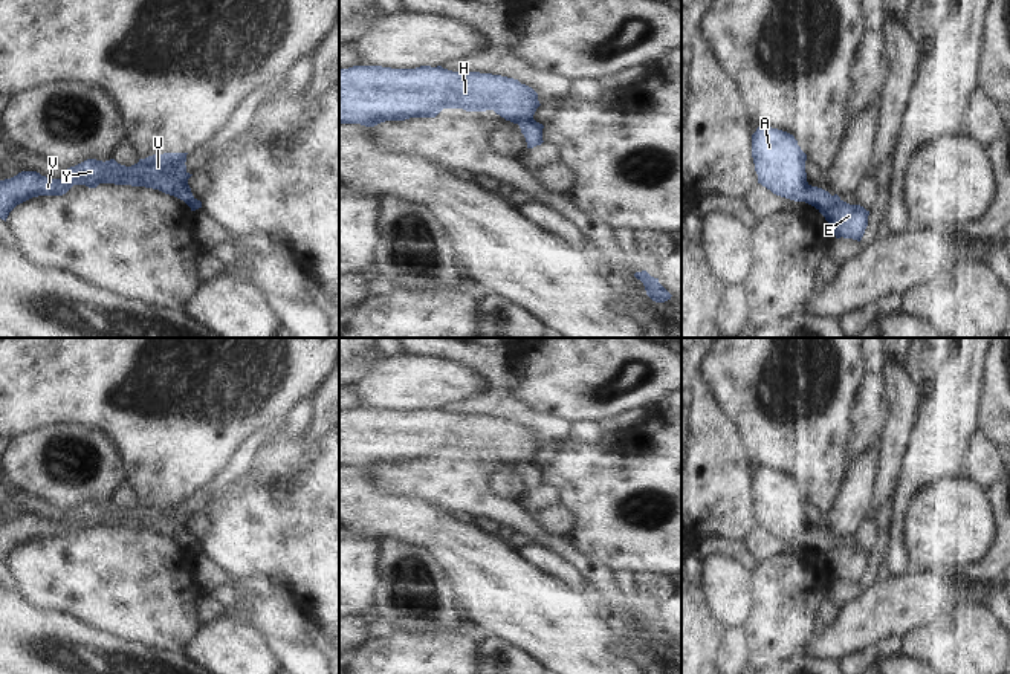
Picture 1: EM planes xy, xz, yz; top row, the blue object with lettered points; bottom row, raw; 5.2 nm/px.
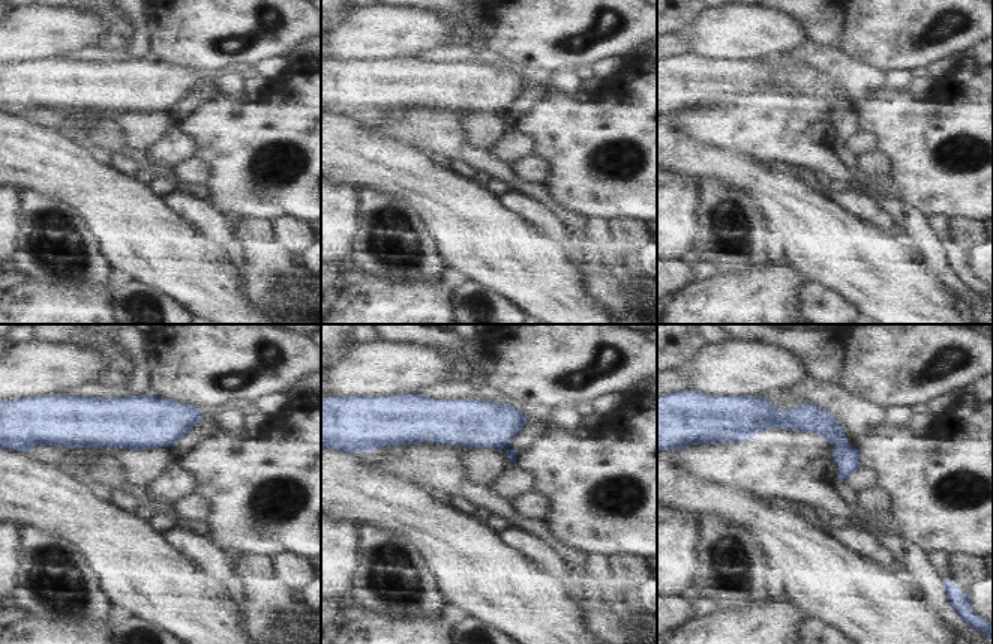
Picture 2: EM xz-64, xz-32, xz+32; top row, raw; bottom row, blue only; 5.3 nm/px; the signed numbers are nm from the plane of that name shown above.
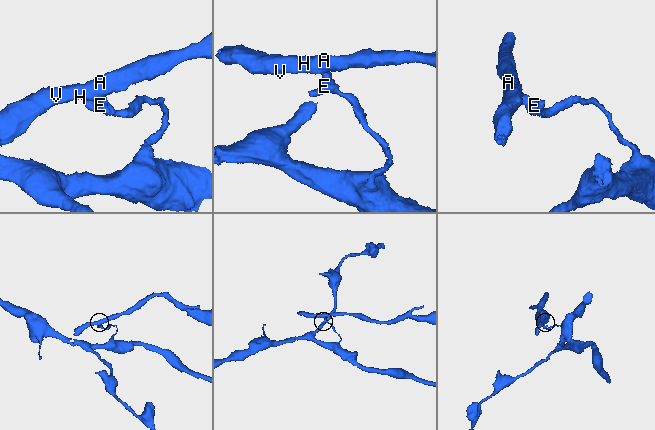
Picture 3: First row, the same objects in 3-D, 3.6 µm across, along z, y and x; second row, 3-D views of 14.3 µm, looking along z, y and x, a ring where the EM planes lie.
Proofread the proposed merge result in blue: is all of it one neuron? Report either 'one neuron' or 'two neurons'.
two neurons

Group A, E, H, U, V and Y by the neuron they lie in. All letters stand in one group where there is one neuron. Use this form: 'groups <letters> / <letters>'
groups A H U V Y / E

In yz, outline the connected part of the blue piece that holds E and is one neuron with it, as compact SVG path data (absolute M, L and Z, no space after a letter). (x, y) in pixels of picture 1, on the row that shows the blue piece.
M808 185L804 191L804 202L814 206L831 225L836 238L853 238L860 241L868 226L866 211L860 205L850 205L837 194Z

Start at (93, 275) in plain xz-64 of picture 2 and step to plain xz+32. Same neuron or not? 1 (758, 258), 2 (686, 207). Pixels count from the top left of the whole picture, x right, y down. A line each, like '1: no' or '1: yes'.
1: yes
2: no

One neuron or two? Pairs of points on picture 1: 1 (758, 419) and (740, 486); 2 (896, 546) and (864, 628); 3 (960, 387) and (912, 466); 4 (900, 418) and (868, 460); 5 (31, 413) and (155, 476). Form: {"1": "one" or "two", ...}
{"1": "two", "2": "two", "3": "one", "4": "two", "5": "one"}

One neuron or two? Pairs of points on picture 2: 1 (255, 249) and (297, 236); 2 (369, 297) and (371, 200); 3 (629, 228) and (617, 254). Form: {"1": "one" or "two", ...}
{"1": "two", "2": "two", "3": "two"}

